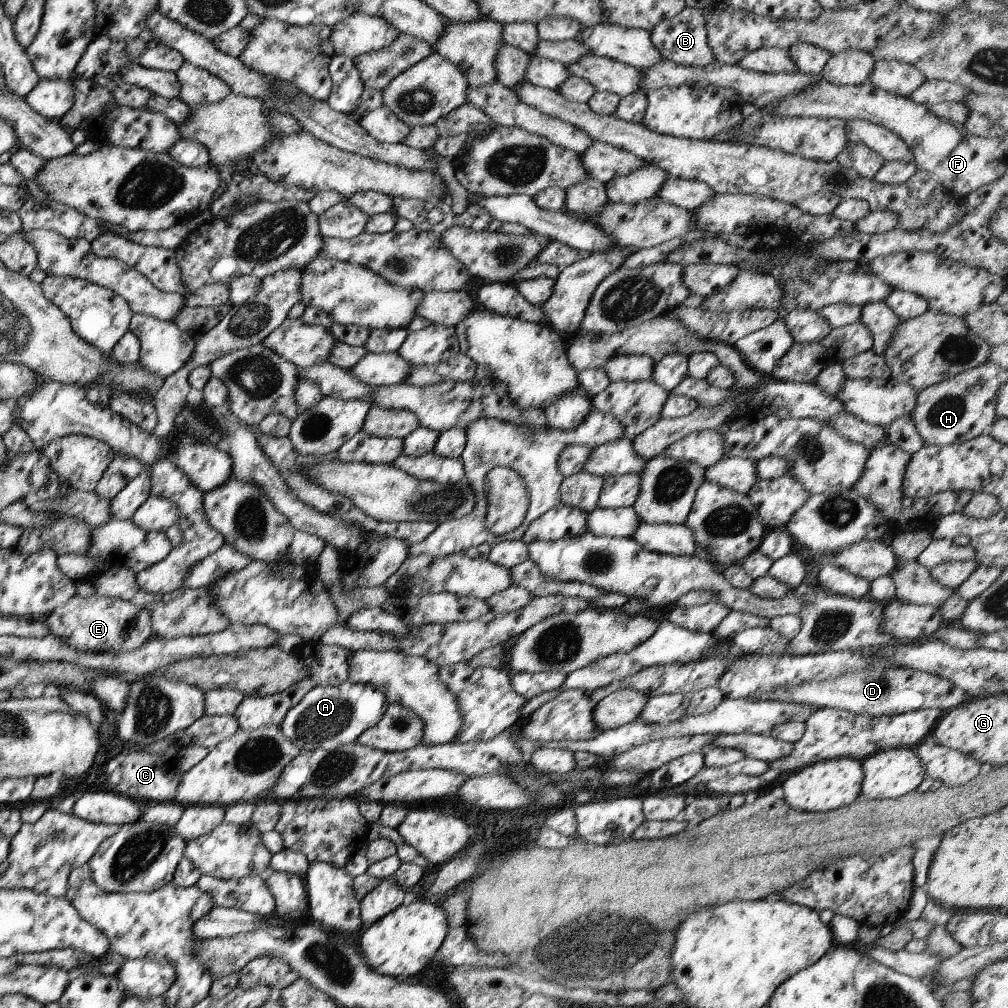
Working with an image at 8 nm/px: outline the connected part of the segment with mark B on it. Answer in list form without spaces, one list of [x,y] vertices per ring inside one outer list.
[[[683,7],[679,14],[662,20],[653,30],[650,30],[649,38],[653,48],[659,52],[662,58],[671,60],[675,64],[689,66],[689,68],[691,66],[703,68],[709,62],[713,64],[716,61],[713,52],[709,50],[706,43],[705,17],[702,9]]]

